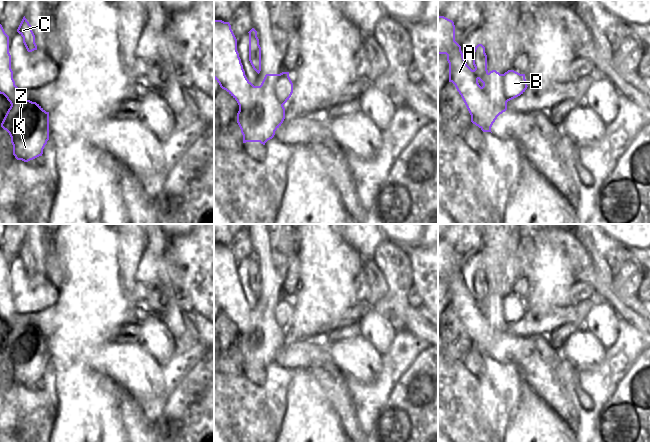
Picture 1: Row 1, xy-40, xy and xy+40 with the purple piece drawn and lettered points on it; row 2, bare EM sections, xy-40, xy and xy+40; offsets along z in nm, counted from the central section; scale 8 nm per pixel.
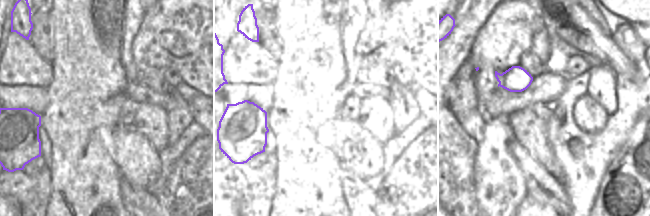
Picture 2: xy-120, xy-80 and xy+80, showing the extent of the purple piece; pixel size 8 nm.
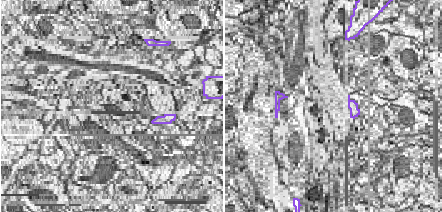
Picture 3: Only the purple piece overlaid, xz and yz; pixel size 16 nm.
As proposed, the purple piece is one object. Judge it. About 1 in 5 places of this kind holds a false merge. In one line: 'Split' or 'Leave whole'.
Split

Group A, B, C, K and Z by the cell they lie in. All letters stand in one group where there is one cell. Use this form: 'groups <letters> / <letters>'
groups A C K Z / B

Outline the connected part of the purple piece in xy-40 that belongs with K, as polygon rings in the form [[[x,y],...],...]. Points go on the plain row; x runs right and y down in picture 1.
[[[0,248],[0,318],[10,326],[1,351],[6,354],[17,384],[28,386],[42,380],[49,364],[49,336],[39,328],[22,322],[15,309],[9,277],[9,260]]]

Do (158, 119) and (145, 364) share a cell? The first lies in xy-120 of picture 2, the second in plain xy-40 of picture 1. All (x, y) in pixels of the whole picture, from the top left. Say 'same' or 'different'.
different

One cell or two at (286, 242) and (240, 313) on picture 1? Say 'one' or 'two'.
one

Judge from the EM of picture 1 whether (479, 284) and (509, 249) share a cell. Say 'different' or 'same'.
same

